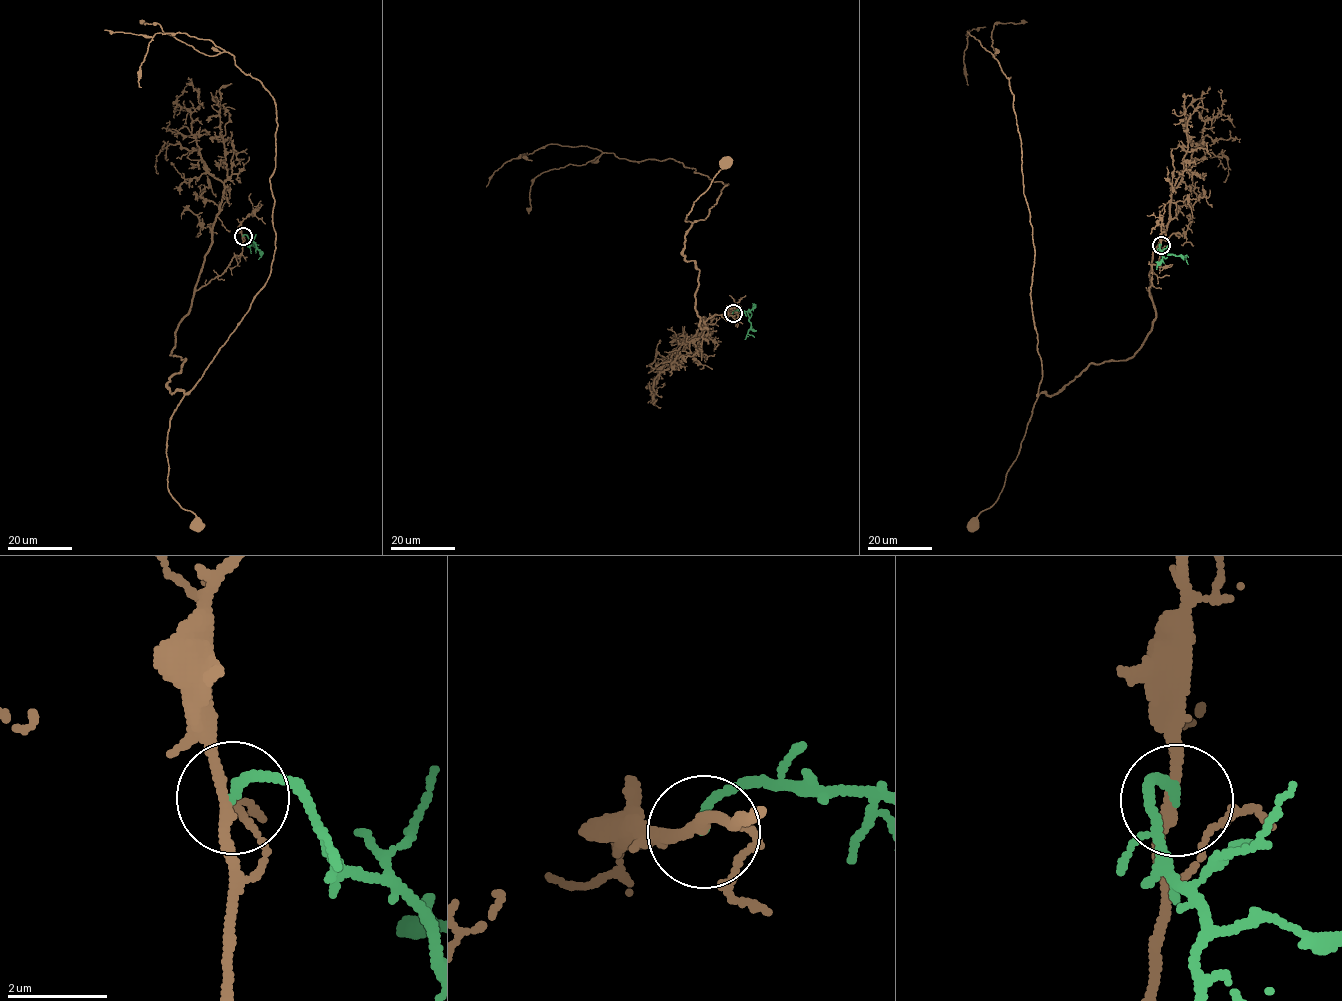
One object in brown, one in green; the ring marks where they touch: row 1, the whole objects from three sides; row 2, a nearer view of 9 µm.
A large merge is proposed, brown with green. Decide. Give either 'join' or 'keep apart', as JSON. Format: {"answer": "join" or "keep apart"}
{"answer": "join"}

